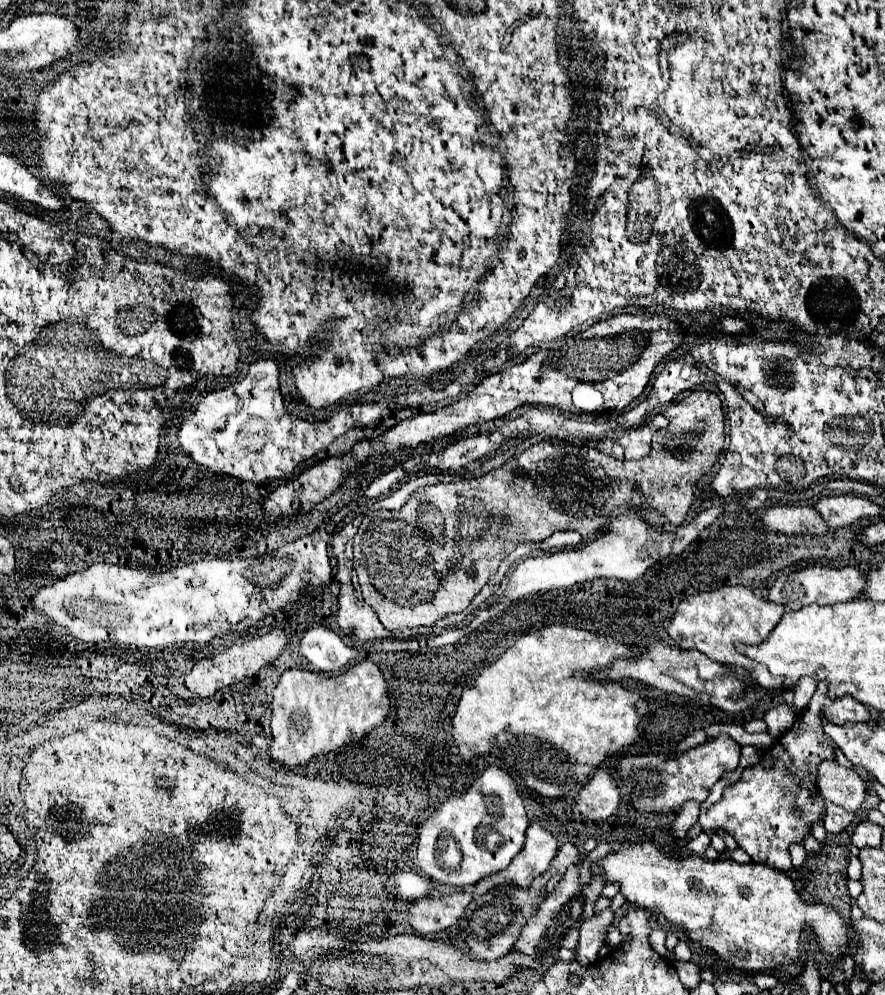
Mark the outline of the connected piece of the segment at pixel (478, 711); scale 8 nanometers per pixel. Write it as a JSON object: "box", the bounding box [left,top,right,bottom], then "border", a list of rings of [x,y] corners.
{"box":[452,624,648,798],"border":[[[558,624],[530,631],[520,638],[488,642],[488,668],[484,668],[462,692],[452,718],[452,740],[462,760],[468,762],[480,756],[494,756],[498,766],[506,768],[506,764],[510,764],[512,770],[526,780],[526,786],[536,792],[548,792],[550,798],[566,794],[576,796],[584,780],[588,780],[608,756],[622,754],[622,750],[638,738],[638,724],[648,712],[648,702],[642,694],[616,682],[596,682],[588,678],[592,668],[610,668],[614,661],[630,658],[634,654],[630,646],[582,628]]]}

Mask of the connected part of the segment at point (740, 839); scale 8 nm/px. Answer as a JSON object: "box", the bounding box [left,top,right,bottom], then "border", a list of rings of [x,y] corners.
{"box":[700,684,868,872],"border":[[[820,684],[794,726],[778,738],[770,748],[762,752],[758,764],[744,768],[742,778],[724,790],[720,802],[716,802],[708,812],[700,814],[700,824],[706,830],[722,828],[732,834],[742,850],[750,854],[754,862],[768,862],[782,872],[792,868],[790,844],[802,844],[806,836],[812,834],[812,824],[824,822],[826,804],[816,788],[816,766],[822,760],[834,760],[836,744],[824,734],[822,714],[834,722],[868,722],[868,708],[842,696],[840,700],[828,700],[824,684]]]}

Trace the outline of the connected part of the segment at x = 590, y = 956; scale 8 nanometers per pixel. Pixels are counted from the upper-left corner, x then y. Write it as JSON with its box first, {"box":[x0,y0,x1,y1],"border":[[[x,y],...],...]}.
{"box":[574,910,614,966],"border":[[[604,910],[602,914],[590,918],[588,922],[584,922],[580,926],[580,938],[578,938],[578,944],[574,948],[576,956],[574,960],[580,964],[580,966],[590,966],[596,962],[598,958],[598,950],[602,948],[602,940],[604,940],[604,934],[608,932],[608,926],[614,922],[614,914],[610,910]]]}

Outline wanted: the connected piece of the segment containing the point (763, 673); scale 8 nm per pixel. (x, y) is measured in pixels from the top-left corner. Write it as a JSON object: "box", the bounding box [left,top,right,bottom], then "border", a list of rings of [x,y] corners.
{"box":[668,586,784,688],"border":[[[724,586],[712,592],[698,592],[684,598],[676,608],[676,614],[668,626],[668,634],[678,646],[686,646],[686,650],[694,648],[720,664],[748,670],[752,678],[758,680],[760,688],[780,688],[784,680],[770,676],[768,668],[738,654],[734,642],[744,642],[744,644],[764,642],[768,634],[774,630],[774,626],[780,622],[782,614],[784,614],[782,604],[774,604],[770,600],[758,598],[746,586]]]}

